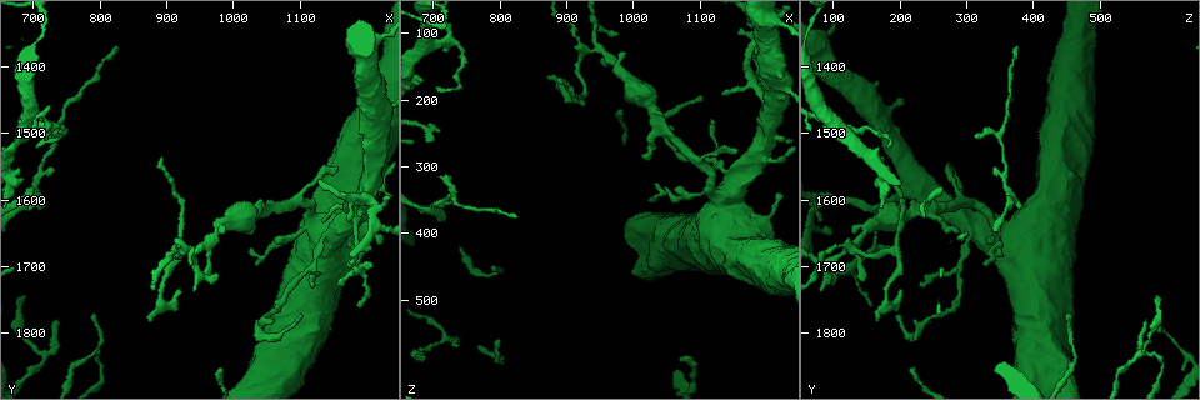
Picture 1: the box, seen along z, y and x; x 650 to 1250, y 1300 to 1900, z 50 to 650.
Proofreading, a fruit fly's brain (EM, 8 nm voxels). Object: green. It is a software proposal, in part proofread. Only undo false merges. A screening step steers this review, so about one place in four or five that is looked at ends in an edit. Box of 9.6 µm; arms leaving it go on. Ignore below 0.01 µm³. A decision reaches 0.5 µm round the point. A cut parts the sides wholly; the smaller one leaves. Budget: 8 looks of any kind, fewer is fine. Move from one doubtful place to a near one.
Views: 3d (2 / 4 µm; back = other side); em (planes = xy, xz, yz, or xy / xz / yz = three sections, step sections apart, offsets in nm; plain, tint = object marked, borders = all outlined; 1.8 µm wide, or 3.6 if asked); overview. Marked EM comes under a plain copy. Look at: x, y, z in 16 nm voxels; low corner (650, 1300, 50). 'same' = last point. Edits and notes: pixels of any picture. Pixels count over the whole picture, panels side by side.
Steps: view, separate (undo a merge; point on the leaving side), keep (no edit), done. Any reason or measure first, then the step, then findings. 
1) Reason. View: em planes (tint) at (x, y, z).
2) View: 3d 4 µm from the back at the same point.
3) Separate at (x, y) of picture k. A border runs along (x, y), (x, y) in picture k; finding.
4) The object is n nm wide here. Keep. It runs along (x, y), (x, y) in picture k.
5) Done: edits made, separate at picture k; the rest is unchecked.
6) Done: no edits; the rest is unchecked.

Sharp bend. View: 3d 4 µm at (1185, 1695, 135).

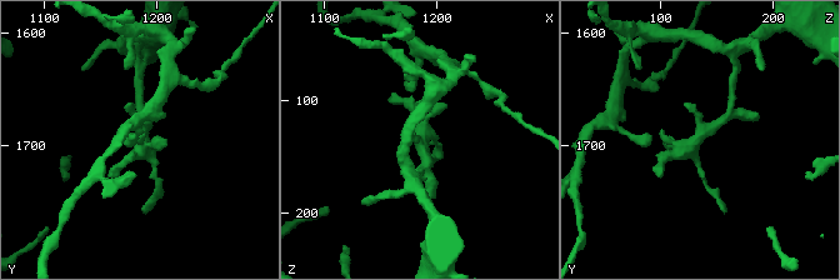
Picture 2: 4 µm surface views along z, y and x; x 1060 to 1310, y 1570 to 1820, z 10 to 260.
View: em xy step 4 (tint) at (1186, 1698, 128).

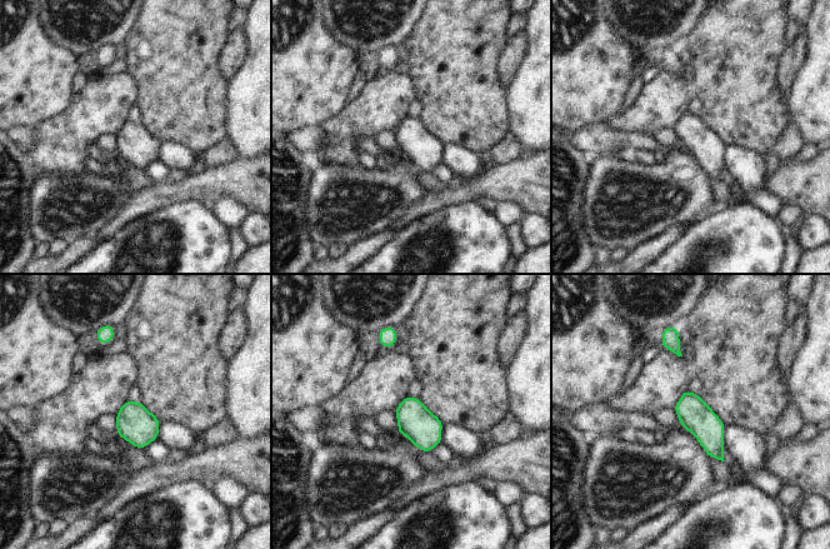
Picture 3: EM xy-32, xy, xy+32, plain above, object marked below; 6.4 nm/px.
Another direction. View: em planes (tint) at the same point.

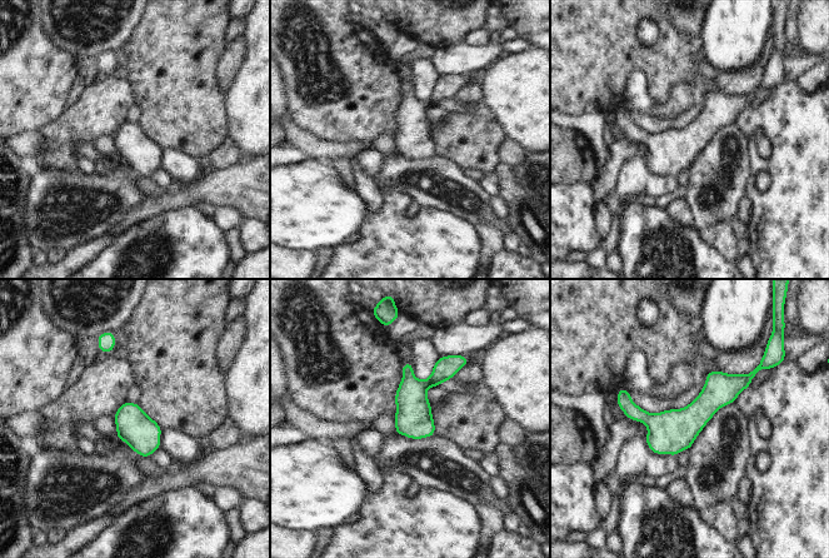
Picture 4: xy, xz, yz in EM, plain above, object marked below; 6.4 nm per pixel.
Keep. It runs along (749, 377), (689, 421), (650, 421), (619, 397) in picture 4; one cell here.

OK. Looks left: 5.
Thick turns thin. View: 3d 2 µm at (1195, 1600, 85).

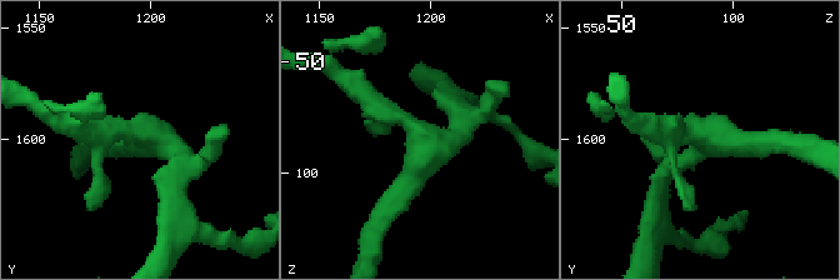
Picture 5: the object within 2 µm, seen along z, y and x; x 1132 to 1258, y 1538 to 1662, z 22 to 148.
View: em 3.6 µm yz step 16 (tint) at (1201, 1599, 87).

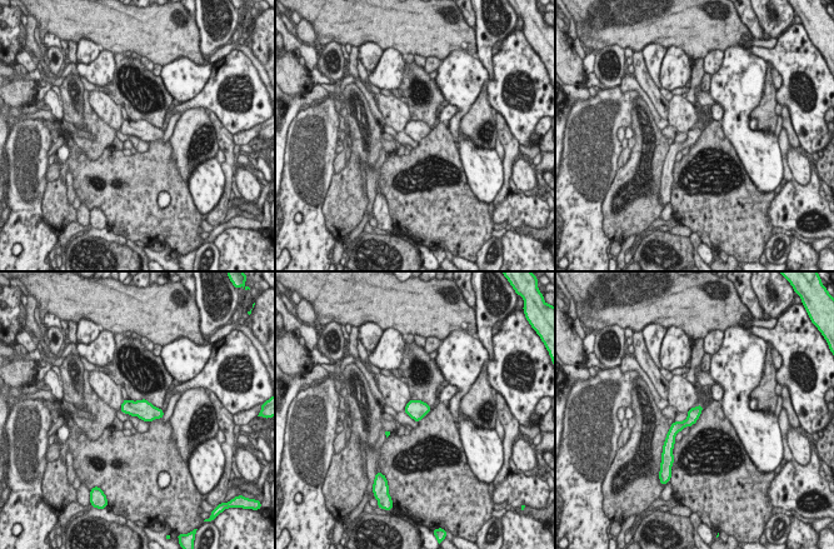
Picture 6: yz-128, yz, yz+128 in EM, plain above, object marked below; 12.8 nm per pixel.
View: em 3.6 µm planes (tint) at the same point.

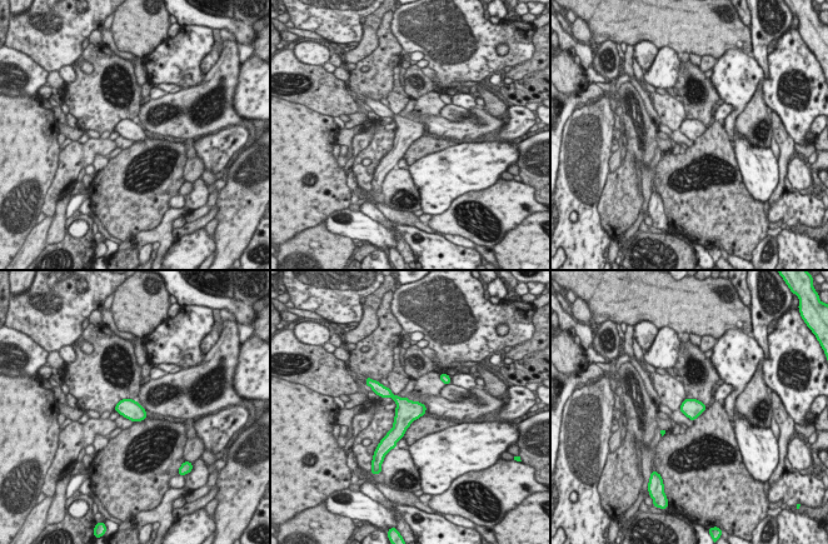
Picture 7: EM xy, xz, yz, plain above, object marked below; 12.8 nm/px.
Keep. Continuous, no second cell.

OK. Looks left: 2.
View: em 3.6 µm planes (tint) at (1020, 1625, 195).

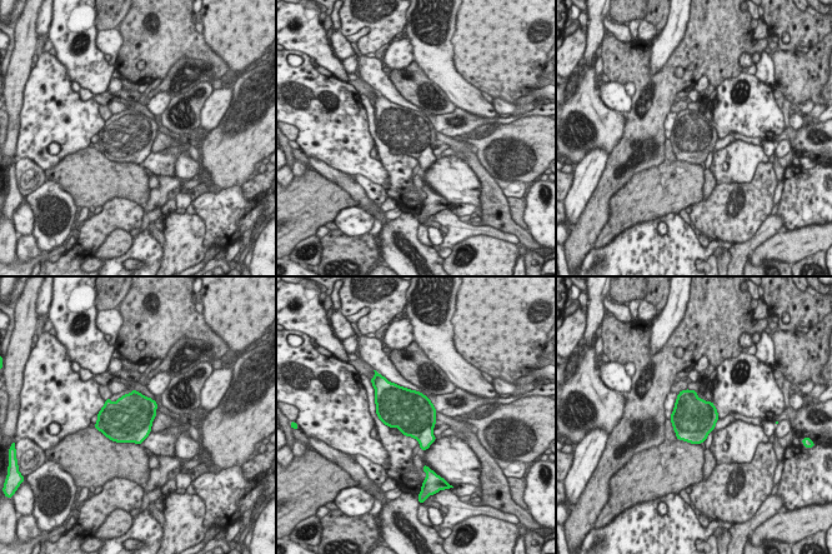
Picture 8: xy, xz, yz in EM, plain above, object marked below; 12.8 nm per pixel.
The object is 550 nm wide here. Keep. One cell here.

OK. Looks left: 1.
Sharp bend. View: em yz step 16 (borders) at (690, 1490, 105).

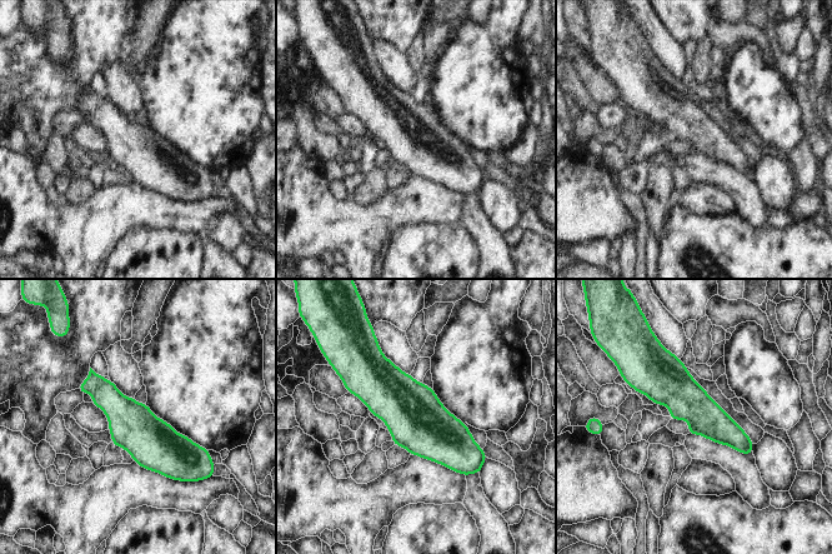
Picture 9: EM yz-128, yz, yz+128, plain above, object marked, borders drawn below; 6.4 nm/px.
Keep. All the same cell.

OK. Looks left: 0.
Done: no edits; the rest is unchecked.

